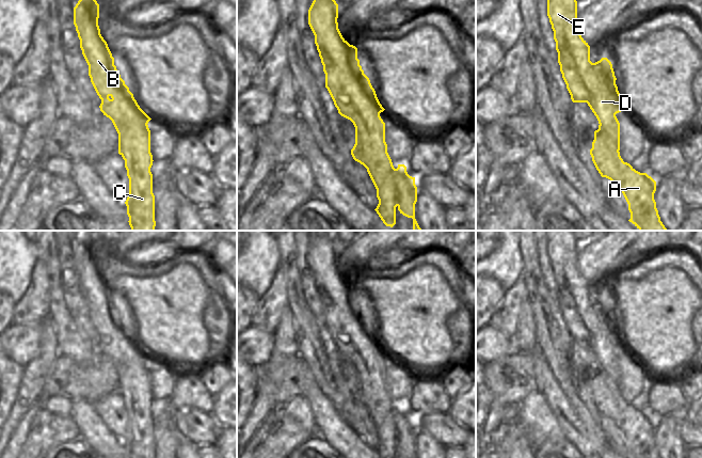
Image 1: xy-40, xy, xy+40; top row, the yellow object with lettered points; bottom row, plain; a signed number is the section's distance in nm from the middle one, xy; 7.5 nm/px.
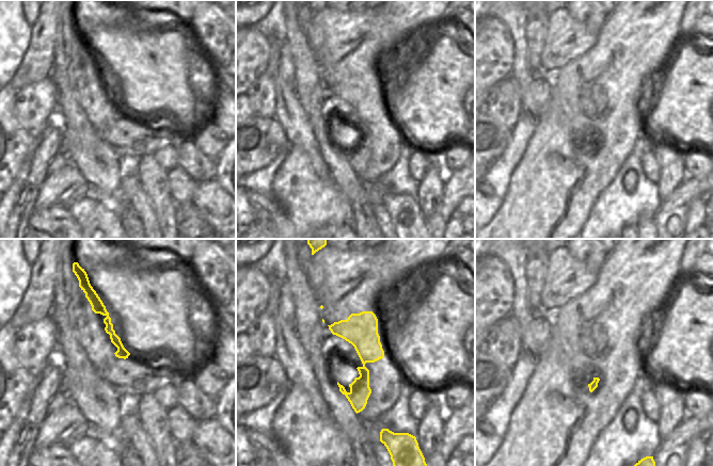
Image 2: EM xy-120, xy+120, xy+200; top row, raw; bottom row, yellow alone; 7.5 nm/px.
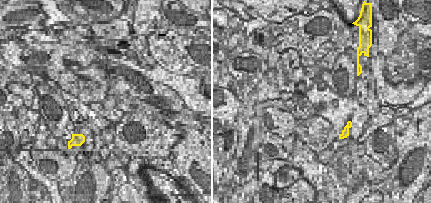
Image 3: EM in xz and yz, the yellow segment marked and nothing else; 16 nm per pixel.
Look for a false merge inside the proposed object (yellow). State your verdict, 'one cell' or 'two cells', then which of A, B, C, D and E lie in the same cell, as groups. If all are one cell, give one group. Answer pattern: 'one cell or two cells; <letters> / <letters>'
two cells; A / B C D E

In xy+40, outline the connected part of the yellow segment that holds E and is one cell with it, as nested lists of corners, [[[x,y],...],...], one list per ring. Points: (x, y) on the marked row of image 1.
[[[547,0],[547,16],[572,101],[588,104],[620,151],[620,123],[616,114],[626,106],[618,91],[611,62],[607,58],[595,63],[590,61],[590,46],[577,29],[576,0]]]

